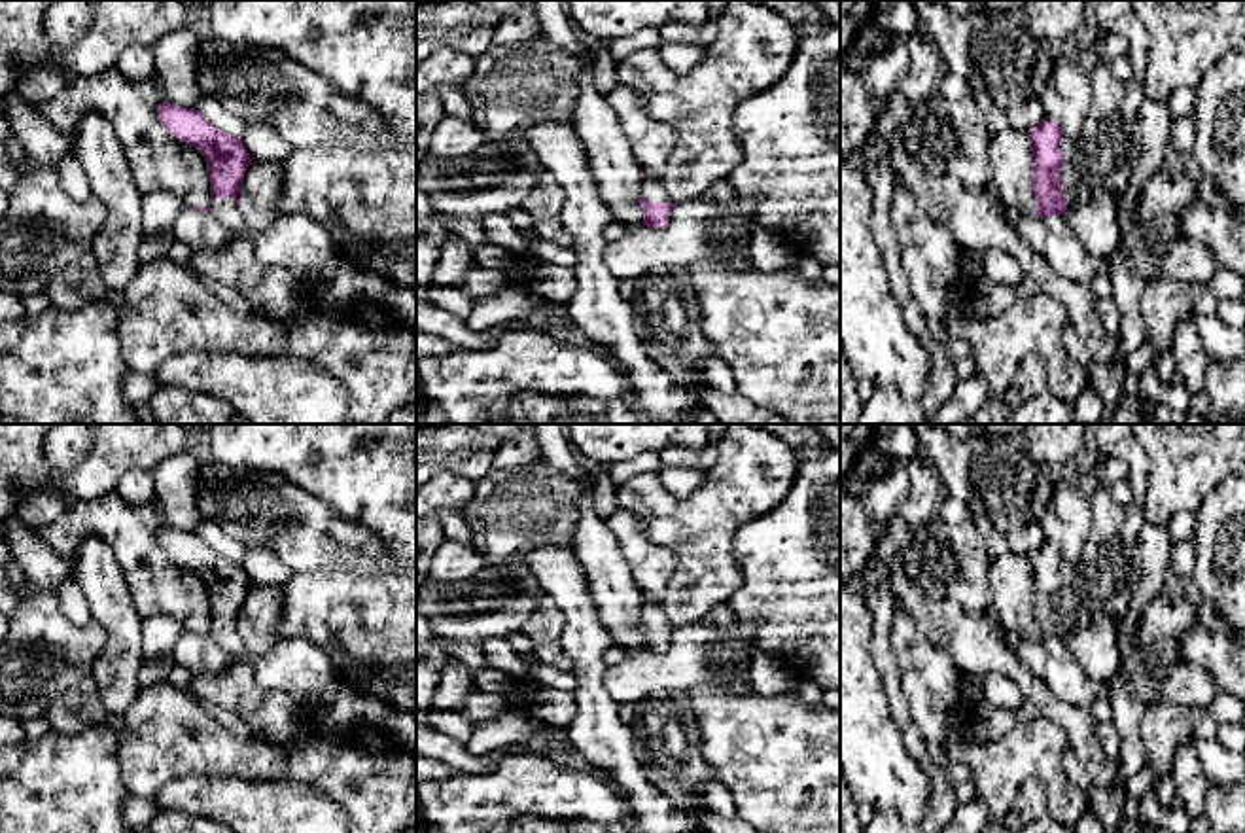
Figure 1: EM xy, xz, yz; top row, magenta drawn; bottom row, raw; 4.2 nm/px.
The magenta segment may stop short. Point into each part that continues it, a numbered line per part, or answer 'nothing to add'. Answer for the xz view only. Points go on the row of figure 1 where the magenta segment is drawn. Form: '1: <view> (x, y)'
1: xz (651, 190)

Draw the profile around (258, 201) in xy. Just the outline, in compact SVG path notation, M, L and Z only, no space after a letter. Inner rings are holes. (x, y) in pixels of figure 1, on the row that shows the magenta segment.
M252 161L248 167L237 208L244 223L254 231L267 231L280 216L282 165Z

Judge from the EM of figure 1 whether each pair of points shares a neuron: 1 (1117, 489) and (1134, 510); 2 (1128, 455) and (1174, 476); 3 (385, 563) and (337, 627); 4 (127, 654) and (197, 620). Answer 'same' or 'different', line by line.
1: different
2: different
3: different
4: different

